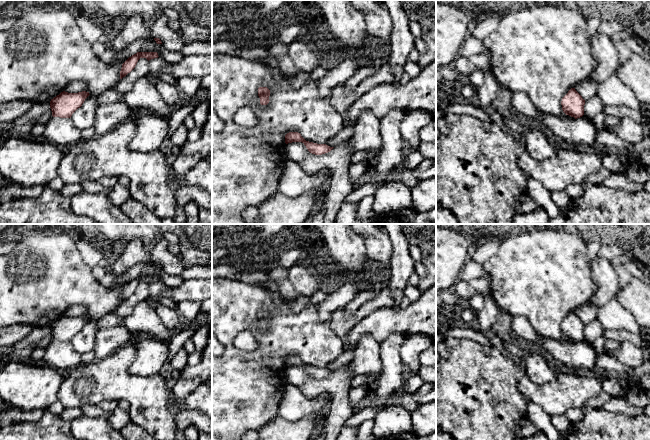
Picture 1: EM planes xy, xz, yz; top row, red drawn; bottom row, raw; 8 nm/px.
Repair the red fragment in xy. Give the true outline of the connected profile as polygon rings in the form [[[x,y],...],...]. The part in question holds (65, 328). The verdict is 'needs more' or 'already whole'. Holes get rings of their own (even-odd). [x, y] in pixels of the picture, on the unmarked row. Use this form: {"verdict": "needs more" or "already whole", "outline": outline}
{"verdict": "already whole", "outline": [[[86,315],[78,317],[61,316],[50,325],[52,340],[71,342],[72,338],[82,330],[89,319],[89,316]]]}

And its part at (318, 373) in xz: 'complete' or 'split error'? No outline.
complete

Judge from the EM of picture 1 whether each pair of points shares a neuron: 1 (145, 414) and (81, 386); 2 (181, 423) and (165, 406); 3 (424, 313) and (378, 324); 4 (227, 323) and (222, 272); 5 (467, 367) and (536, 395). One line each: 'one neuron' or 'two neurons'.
1: one neuron
2: two neurons
3: one neuron
4: two neurons
5: two neurons

